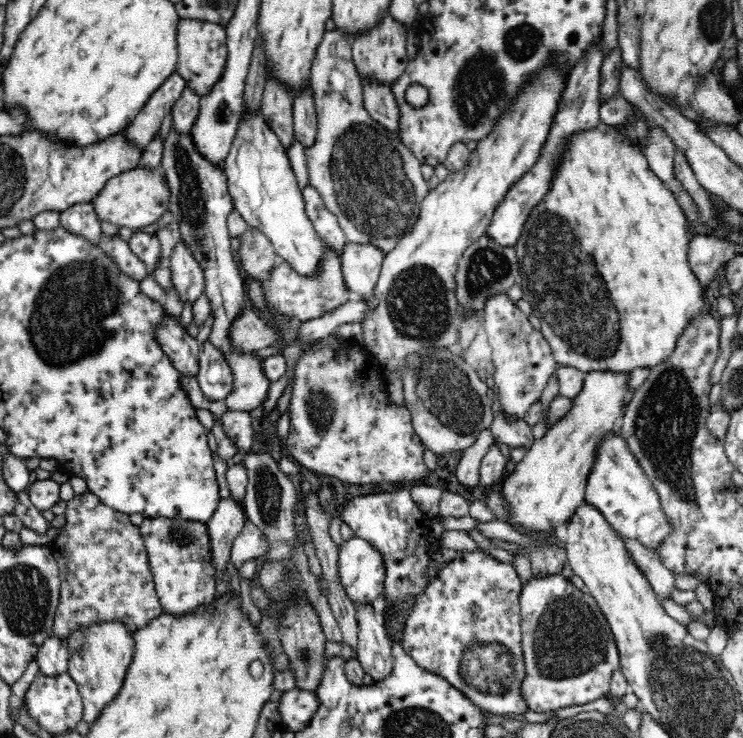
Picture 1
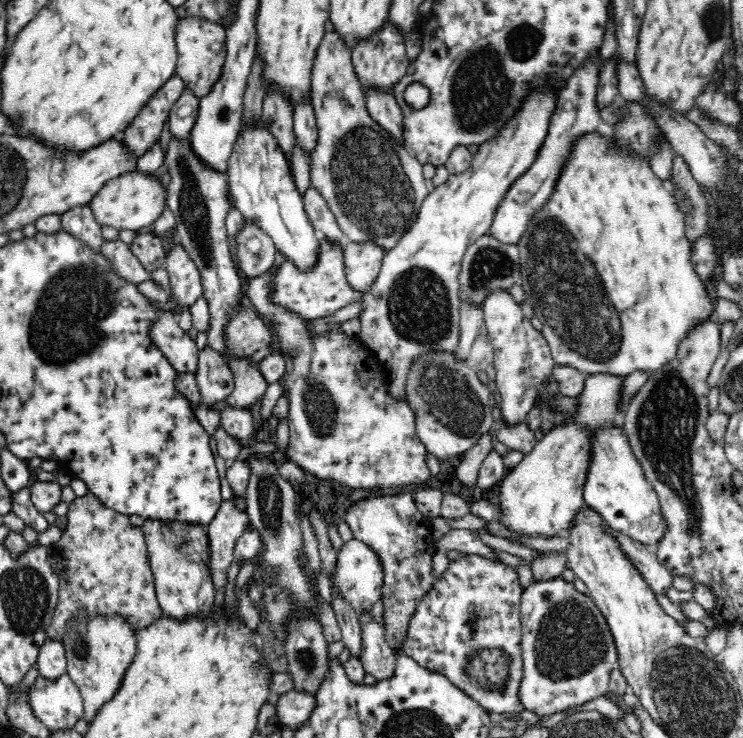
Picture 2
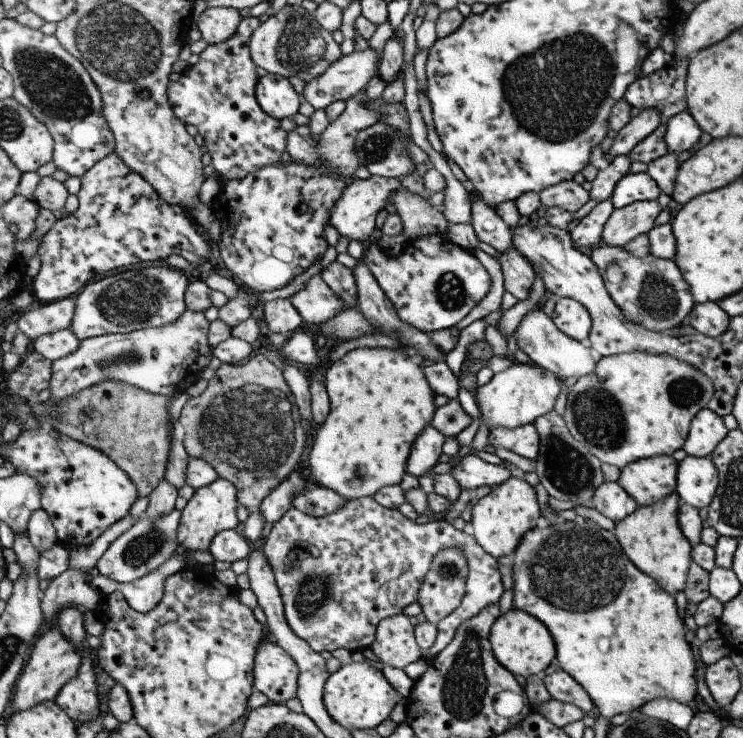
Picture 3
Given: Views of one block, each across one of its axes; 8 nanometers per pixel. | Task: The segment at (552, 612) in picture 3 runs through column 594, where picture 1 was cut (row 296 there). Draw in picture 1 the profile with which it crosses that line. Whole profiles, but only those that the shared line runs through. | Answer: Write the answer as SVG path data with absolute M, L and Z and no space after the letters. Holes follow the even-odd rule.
M596 125L564 136L559 156L556 156L556 164L553 165L548 192L526 216L520 238L514 247L519 262L518 283L522 287L523 301L529 305L532 314L541 321L543 337L549 342L558 366L578 368L585 373L600 369L632 372L636 367L652 368L672 352L676 339L686 323L705 306L701 285L687 261L690 236L687 234L685 222L684 213L673 193L650 169L640 145L636 145L623 128L608 125L602 130Z

